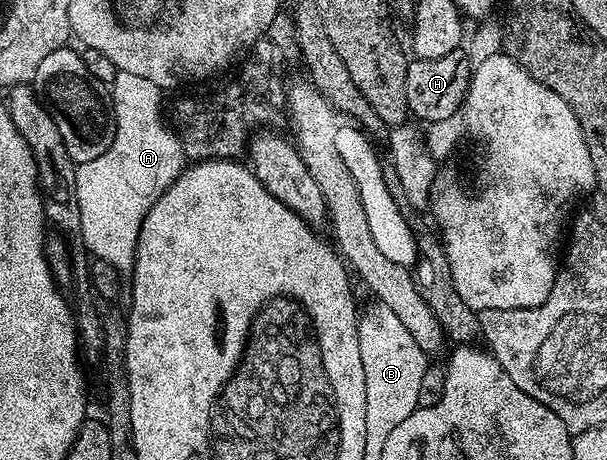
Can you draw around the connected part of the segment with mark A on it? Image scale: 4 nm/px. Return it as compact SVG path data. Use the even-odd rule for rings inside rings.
M122 70L110 85L110 89L112 107L116 113L114 140L110 148L102 152L102 156L79 163L76 168L76 195L80 213L78 238L84 241L83 249L93 259L101 258L108 261L110 265L116 266L118 271L128 272L136 263L136 241L140 235L142 220L146 220L158 196L162 196L162 192L166 192L166 188L170 188L170 184L174 184L176 177L184 171L186 159L180 135L176 133L166 117L166 106L165 110L163 106L165 95L159 86L146 80L146 76L134 76L132 70Z

